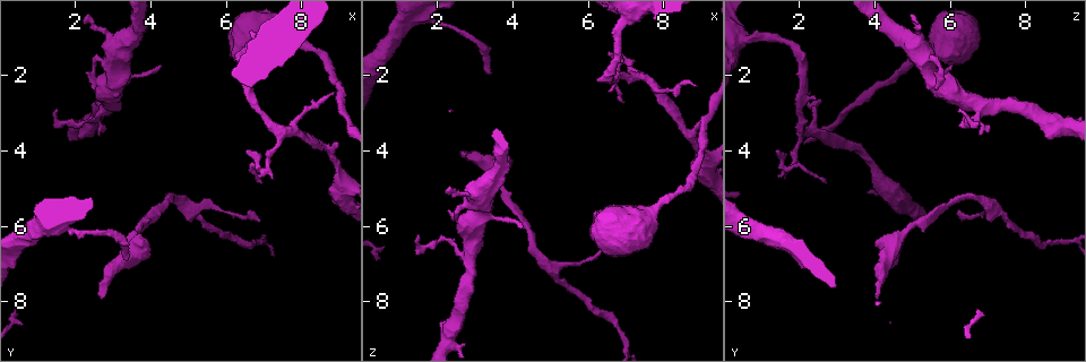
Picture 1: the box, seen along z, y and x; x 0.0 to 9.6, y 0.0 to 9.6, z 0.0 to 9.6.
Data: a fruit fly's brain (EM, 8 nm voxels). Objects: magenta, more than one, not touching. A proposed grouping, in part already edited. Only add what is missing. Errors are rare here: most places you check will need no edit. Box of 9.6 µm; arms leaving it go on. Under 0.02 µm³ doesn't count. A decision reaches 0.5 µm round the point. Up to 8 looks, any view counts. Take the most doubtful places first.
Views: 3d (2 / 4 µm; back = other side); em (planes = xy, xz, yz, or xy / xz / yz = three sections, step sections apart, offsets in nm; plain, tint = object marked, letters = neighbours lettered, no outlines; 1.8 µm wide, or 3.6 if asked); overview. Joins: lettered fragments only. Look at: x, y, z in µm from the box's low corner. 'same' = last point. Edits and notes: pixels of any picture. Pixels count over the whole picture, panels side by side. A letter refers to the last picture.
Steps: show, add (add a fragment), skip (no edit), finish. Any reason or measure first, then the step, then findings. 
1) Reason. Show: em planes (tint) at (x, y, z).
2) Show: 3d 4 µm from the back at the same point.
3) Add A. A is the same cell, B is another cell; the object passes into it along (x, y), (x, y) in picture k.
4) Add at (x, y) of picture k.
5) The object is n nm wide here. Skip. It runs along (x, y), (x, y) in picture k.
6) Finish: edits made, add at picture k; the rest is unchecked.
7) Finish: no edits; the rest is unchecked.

Free end. Show: em xy step 8 (letters) at (2.80, 7.95, 4.00).

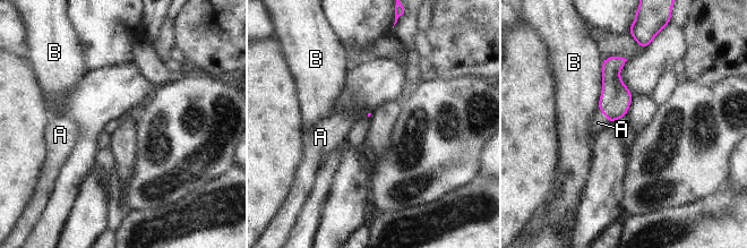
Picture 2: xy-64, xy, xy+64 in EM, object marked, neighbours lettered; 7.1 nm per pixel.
The longest contact is with B, 340 nm. Add A. A is the same cell, B is another cell; the object passes into it along (616, 97), (606, 114), (598, 122) in picture 2; the cell continues.

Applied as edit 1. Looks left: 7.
Show: overview.

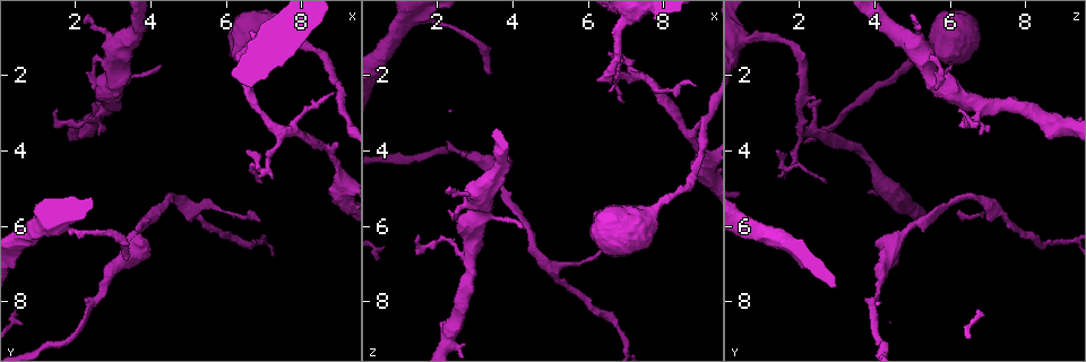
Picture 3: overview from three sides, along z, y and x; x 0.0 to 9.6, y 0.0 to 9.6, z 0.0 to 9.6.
An open end. Show: em planes (letters) at (3.35, 6.90, 1.95).

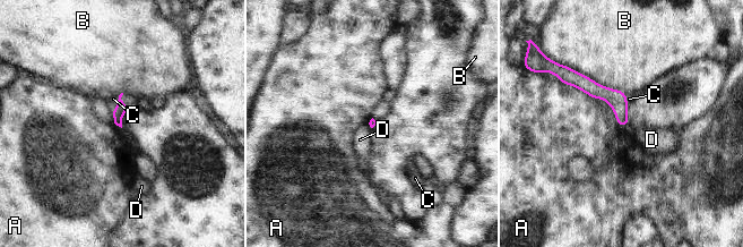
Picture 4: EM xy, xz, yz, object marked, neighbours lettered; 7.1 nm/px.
Add C. C is the same cell, A, B and D are other cells; the object passes into it along (121, 108), (118, 103), (113, 99) in picture 4; it goes on there.

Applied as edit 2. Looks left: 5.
Tapers out. Show: 3d 2 µm at (1.55, 2.90, 6.20).

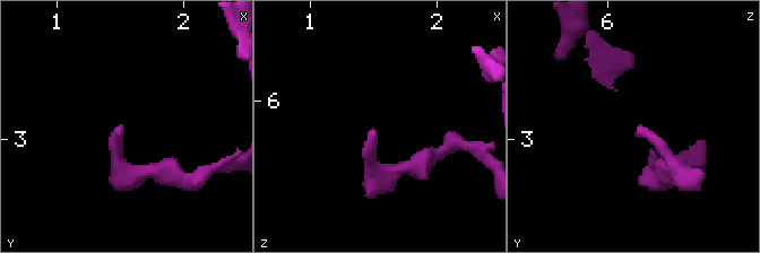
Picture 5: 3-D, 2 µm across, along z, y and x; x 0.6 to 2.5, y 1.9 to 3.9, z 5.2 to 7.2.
Show: em yz step 16 (letters) at (1.52, 2.96, 6.22).

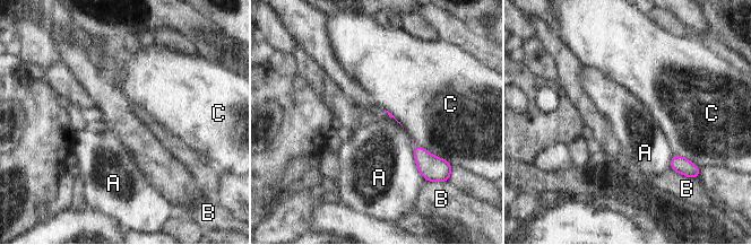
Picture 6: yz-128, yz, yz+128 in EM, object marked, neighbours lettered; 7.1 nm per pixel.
Cut it another way. Show: em planes (letters) at the same point.

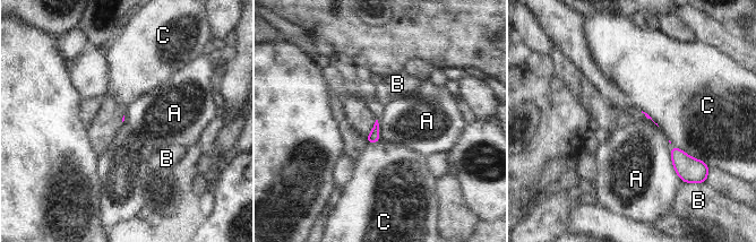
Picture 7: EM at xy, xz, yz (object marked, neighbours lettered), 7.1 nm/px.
Skip. A, B and C are other cells; a border runs along (668, 140), (672, 167), (681, 180) in picture 7; no lettered fragment goes on from it.

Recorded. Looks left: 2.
Branch stops here. Show: em planes (letters) at (6.55, 4.00, 1.45).

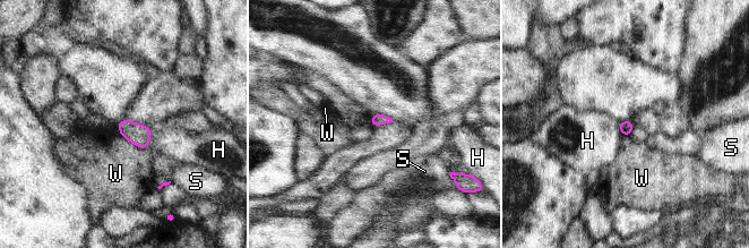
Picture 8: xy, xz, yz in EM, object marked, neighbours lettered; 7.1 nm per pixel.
The object is 90 nm wide here; the longest contact is with W, 200 nm. Skip. H, S and W are other cells; none of them fits.

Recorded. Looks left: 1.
Finish: edits made, add at picture 2, add at picture 4; the rest is unchecked.

